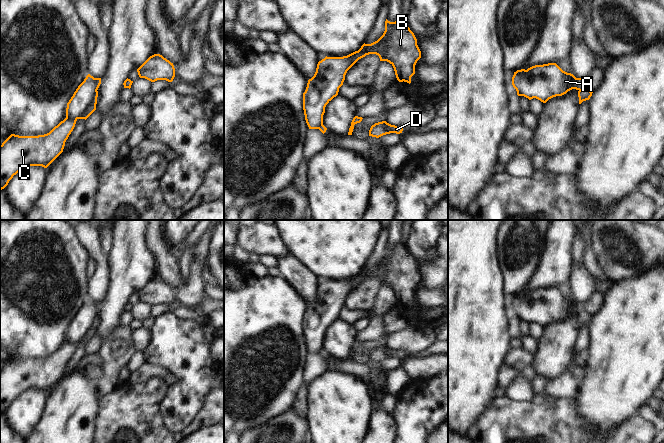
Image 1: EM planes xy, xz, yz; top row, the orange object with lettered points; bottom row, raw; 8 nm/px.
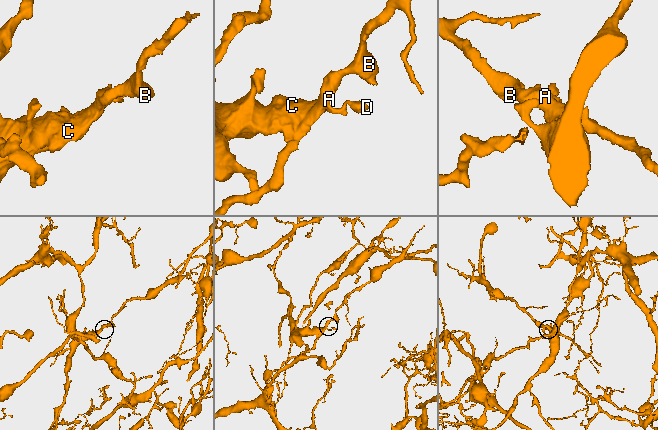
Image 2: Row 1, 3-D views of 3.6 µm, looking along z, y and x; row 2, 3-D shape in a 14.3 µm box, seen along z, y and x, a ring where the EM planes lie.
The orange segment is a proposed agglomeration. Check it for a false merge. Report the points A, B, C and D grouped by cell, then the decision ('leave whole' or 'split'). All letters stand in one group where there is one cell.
A B / C D; split

